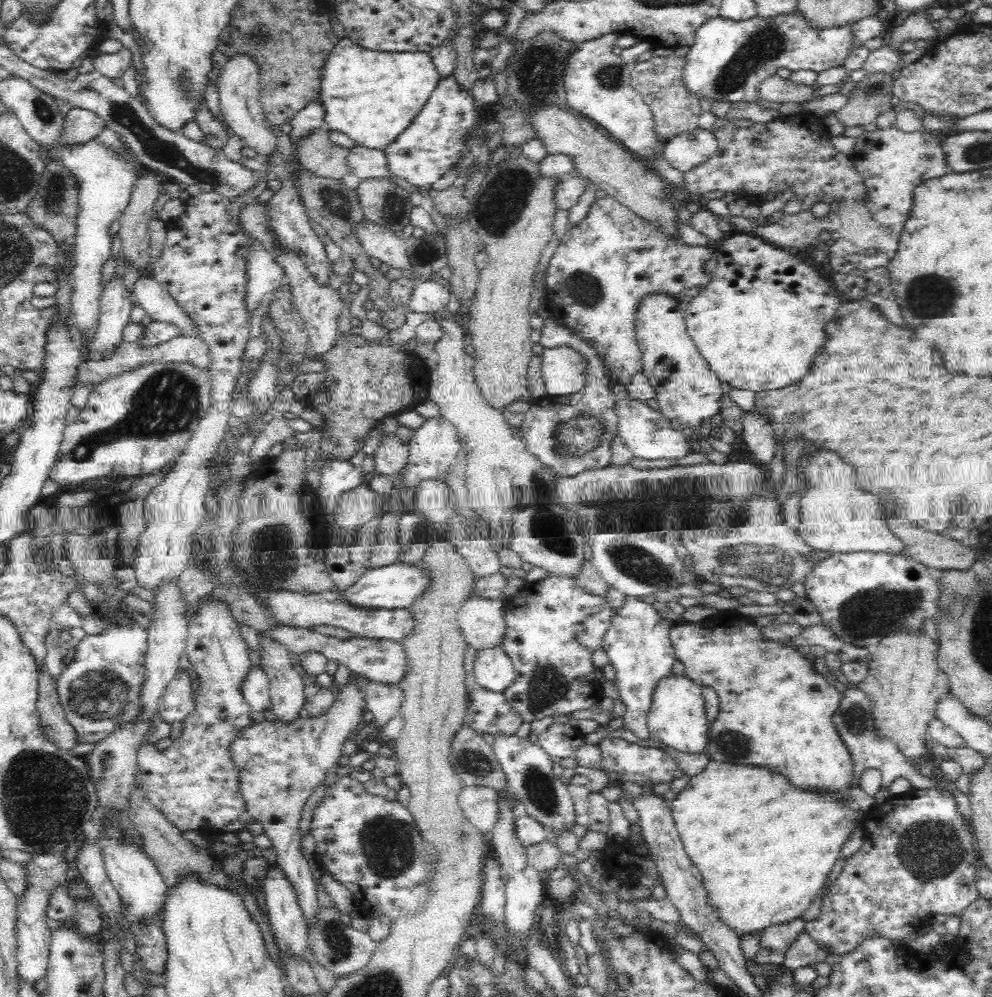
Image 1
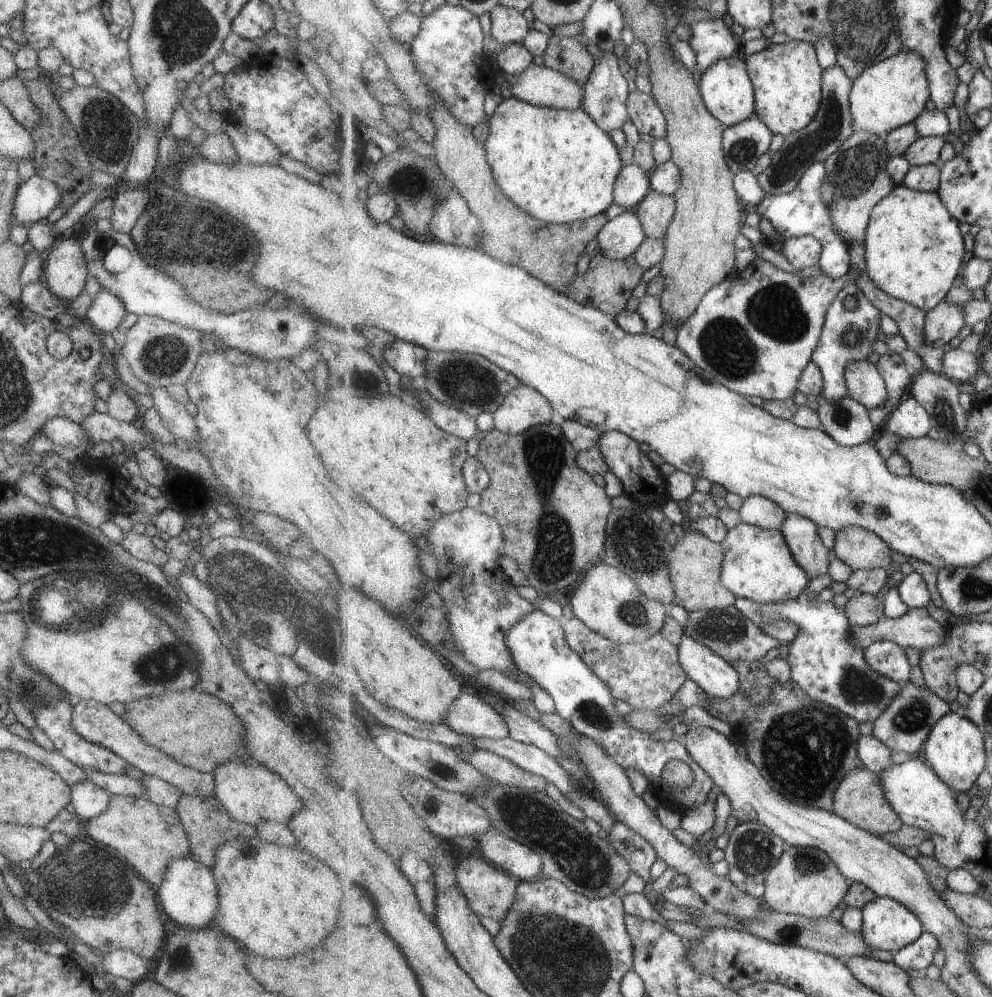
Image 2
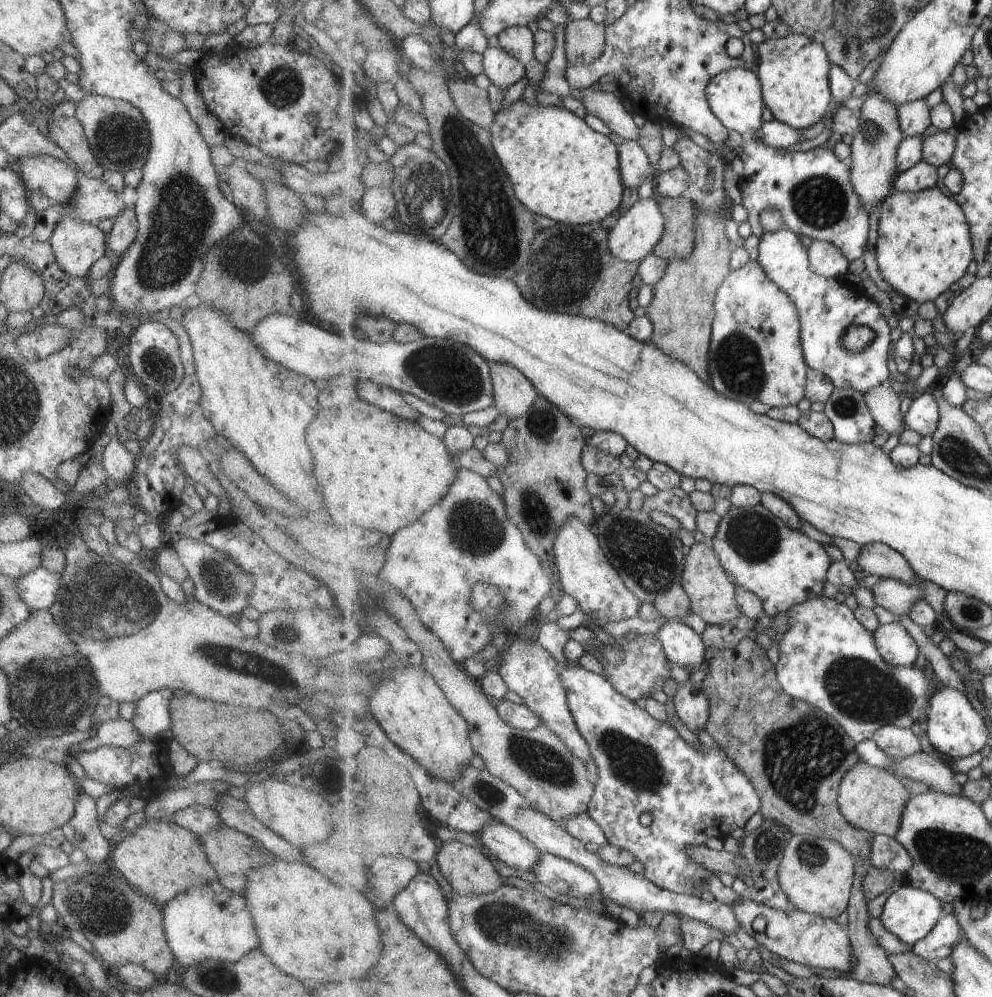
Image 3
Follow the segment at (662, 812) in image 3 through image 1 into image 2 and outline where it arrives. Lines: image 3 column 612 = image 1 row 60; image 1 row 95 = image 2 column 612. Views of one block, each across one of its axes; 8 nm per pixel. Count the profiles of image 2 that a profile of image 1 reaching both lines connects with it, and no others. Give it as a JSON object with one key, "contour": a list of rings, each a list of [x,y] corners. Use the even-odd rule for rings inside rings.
{"contour":[[[535,609],[533,610],[533,612],[531,612],[531,614],[529,614],[529,616],[527,616],[527,618],[523,618],[523,620],[519,622],[519,624],[515,624],[515,626],[511,628],[511,632],[507,634],[507,646],[509,646],[511,654],[513,654],[513,660],[515,660],[515,664],[517,664],[517,666],[523,673],[527,673],[536,683],[538,683],[541,689],[544,689],[548,694],[550,694],[555,702],[556,712],[563,716],[565,720],[569,720],[569,722],[573,724],[573,727],[577,728],[577,731],[579,733],[581,733],[582,735],[588,735],[595,742],[601,742],[601,744],[603,744],[603,748],[605,748],[605,750],[611,755],[611,758],[613,758],[615,762],[618,762],[625,770],[637,770],[637,772],[643,774],[643,776],[647,780],[647,784],[651,784],[651,786],[654,787],[655,791],[657,793],[660,793],[659,798],[662,800],[662,806],[670,808],[668,804],[671,803],[671,800],[673,800],[673,808],[671,810],[681,814],[682,817],[689,810],[693,810],[693,808],[697,808],[697,806],[703,806],[703,804],[707,802],[707,793],[709,789],[708,785],[710,782],[709,775],[707,774],[706,770],[698,762],[695,762],[695,759],[689,754],[688,748],[685,743],[683,744],[683,742],[673,739],[669,739],[668,741],[657,740],[657,738],[655,738],[655,736],[653,736],[653,734],[651,734],[650,732],[641,732],[641,730],[633,728],[633,726],[631,726],[631,724],[629,724],[629,722],[627,722],[627,720],[623,718],[621,712],[618,712],[617,708],[615,708],[615,702],[617,702],[617,700],[615,700],[616,698],[613,698],[613,692],[611,692],[611,688],[609,688],[609,686],[607,686],[607,684],[605,684],[605,682],[603,682],[603,680],[601,680],[601,678],[599,678],[599,676],[597,676],[597,674],[595,674],[595,672],[593,672],[593,670],[591,670],[591,668],[589,668],[587,664],[585,664],[583,658],[581,658],[581,656],[579,656],[579,654],[577,654],[577,652],[575,652],[575,650],[573,650],[573,648],[569,646],[569,642],[567,642],[567,638],[565,636],[564,623],[564,619],[560,619],[559,617],[555,618],[547,614],[547,612],[543,612],[543,610],[541,609]],[[675,761],[683,761],[690,766],[693,774],[695,774],[695,776],[693,777],[693,782],[691,782],[691,786],[689,786],[689,788],[683,788],[683,790],[679,790],[677,786],[673,786],[673,784],[665,782],[664,771],[666,770],[666,766],[674,763]]]}

